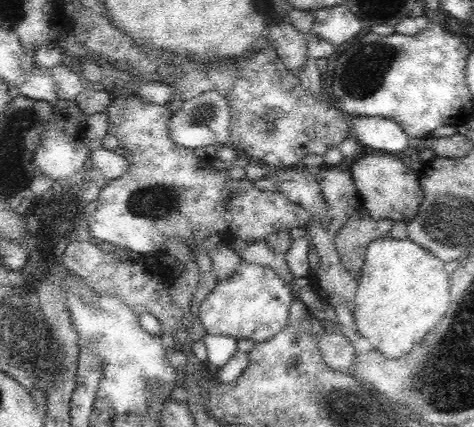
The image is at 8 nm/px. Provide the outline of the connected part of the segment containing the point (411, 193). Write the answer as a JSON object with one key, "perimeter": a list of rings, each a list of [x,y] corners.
{"perimeter":[[[362,154],[362,158],[354,158],[349,167],[361,205],[370,212],[374,220],[392,219],[408,222],[416,216],[423,199],[419,174],[406,166],[406,162],[392,158],[392,156],[378,156],[378,154]]]}

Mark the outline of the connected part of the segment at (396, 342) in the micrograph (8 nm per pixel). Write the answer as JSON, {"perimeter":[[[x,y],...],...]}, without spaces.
{"perimeter":[[[391,236],[370,242],[364,252],[364,258],[353,300],[355,329],[359,336],[366,339],[384,357],[400,358],[408,354],[414,344],[422,344],[428,330],[432,330],[444,318],[449,308],[450,278],[445,270],[445,263],[412,240],[398,240]]]}

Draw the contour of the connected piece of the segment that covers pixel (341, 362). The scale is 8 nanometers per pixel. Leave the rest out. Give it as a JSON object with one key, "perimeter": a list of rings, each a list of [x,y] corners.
{"perimeter":[[[325,332],[324,335],[314,335],[313,338],[319,344],[320,353],[324,362],[332,370],[340,373],[349,374],[354,368],[354,348],[352,344],[341,333],[330,334]]]}

